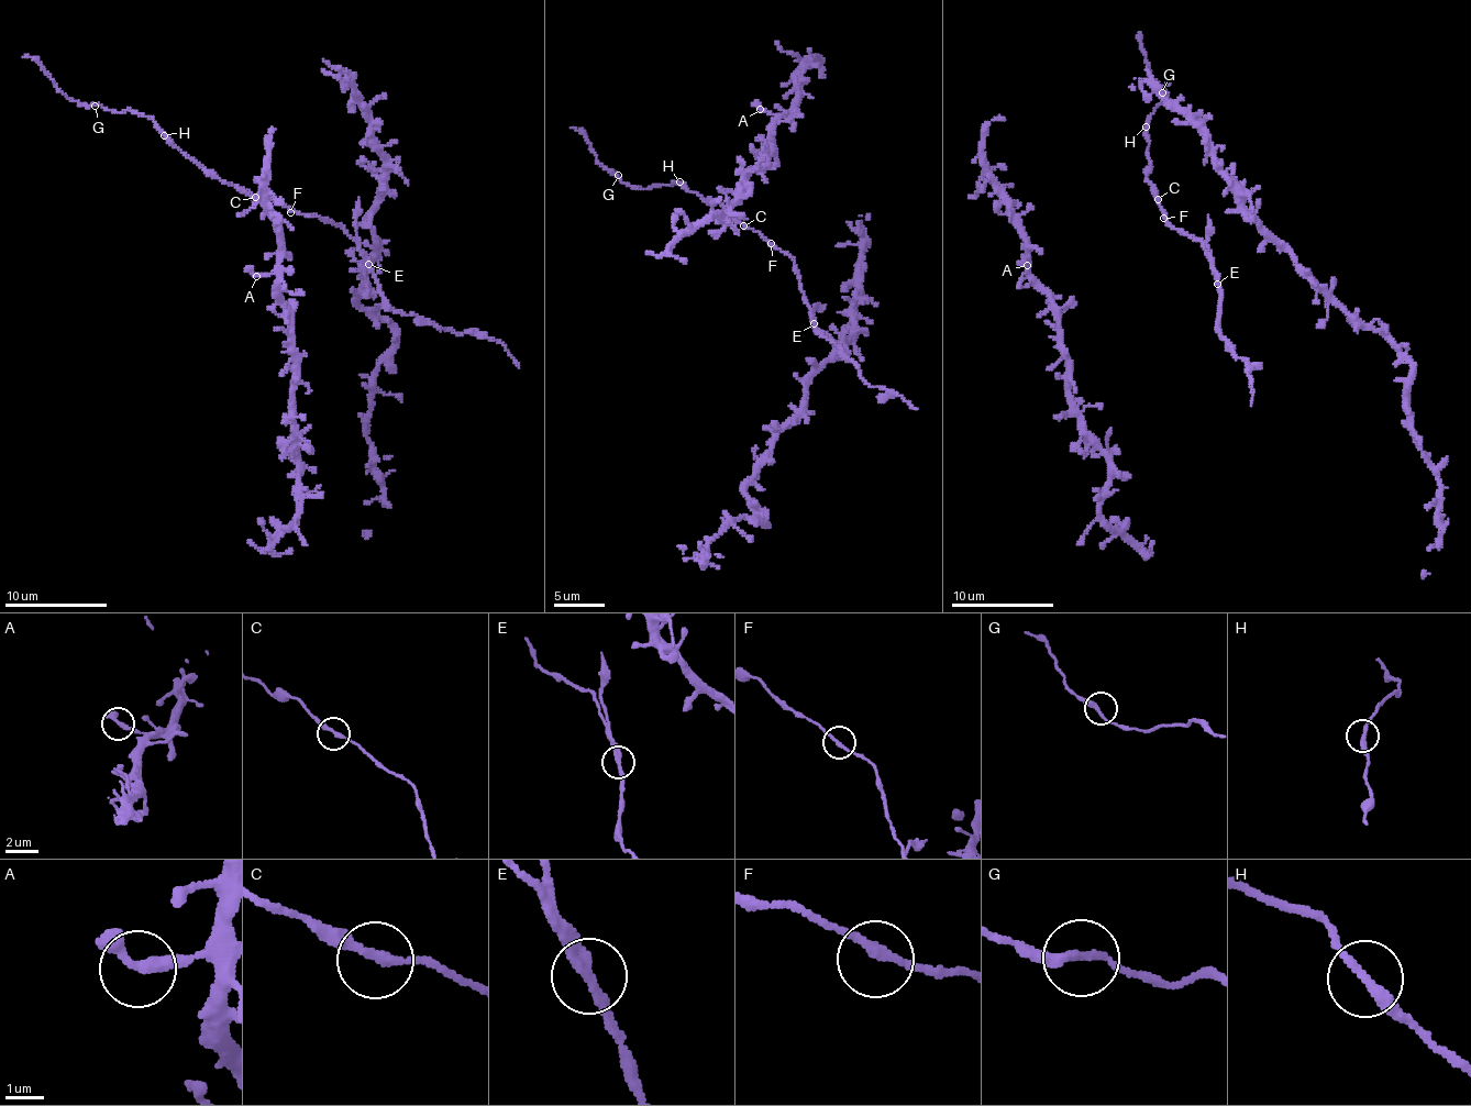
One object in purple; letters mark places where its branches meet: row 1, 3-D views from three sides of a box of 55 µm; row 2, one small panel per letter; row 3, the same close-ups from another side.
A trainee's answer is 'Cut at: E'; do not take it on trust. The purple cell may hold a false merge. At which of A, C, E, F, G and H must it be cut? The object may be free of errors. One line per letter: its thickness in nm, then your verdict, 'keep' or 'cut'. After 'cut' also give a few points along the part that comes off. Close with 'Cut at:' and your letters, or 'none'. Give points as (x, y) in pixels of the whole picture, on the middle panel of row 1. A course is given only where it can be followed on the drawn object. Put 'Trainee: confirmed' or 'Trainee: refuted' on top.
Trainee: confirmed
A: calibre 260 nm; keep
C: calibre 240 nm; keep
E: calibre 240 nm; cut; course (815, 324), (816, 305), (826, 305)
F: calibre 200 nm; keep
G: calibre 260 nm; keep
H: calibre 260 nm; keep
Cut at: E

